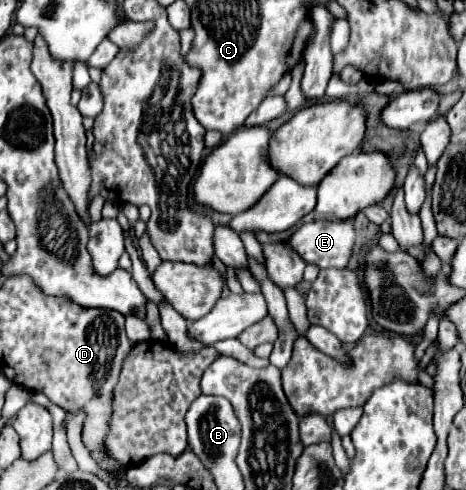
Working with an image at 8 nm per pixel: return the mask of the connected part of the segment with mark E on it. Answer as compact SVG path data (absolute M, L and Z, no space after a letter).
M343 220L343 222L309 222L303 224L289 240L287 244L291 246L291 250L295 250L307 264L315 264L317 268L345 268L349 262L349 256L353 252L353 244L355 244L355 230L353 230L353 222L351 220Z

